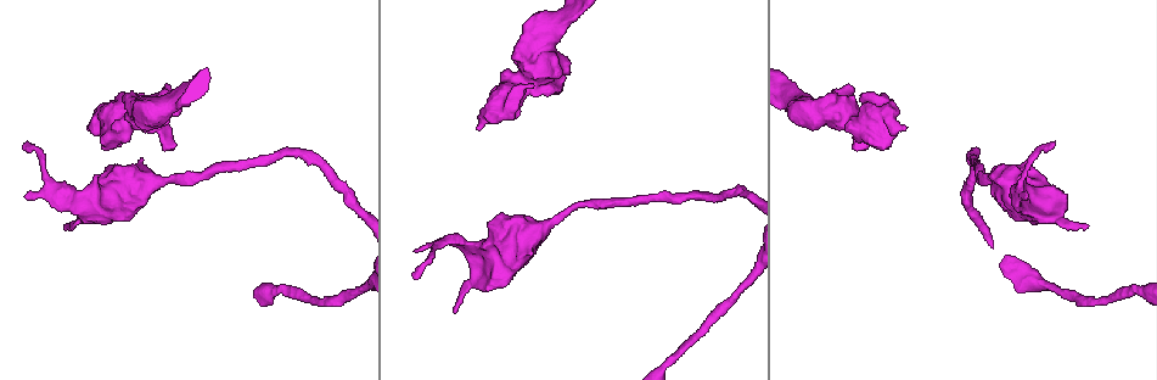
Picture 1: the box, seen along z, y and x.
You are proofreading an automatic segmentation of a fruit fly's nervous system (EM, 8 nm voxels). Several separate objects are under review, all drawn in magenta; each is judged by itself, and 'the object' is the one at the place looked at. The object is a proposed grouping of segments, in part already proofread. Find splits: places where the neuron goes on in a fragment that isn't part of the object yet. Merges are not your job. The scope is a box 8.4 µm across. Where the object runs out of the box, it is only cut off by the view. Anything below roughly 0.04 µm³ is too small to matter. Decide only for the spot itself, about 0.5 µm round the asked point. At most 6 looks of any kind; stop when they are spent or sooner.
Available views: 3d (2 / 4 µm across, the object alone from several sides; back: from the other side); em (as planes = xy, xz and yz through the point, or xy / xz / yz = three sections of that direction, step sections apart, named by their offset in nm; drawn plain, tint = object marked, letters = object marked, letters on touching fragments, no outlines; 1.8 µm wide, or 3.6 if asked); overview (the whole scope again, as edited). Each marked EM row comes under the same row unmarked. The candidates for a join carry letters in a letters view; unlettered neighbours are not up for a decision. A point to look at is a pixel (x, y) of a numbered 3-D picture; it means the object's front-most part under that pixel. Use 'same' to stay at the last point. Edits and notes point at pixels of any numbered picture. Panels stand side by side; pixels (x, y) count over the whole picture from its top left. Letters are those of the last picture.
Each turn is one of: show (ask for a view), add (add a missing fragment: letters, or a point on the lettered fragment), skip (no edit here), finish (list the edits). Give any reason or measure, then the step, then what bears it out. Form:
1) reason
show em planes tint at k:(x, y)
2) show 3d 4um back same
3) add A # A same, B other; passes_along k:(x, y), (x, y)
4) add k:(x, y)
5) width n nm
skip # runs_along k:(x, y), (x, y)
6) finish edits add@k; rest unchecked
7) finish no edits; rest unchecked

branch stops here
show 3d 4um at 1:(88, 129)

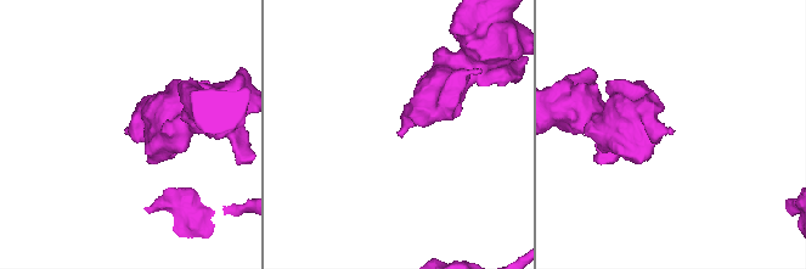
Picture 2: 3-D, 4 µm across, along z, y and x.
shape alone is not enough
show em xz step 4 letters at 2:(671, 131)

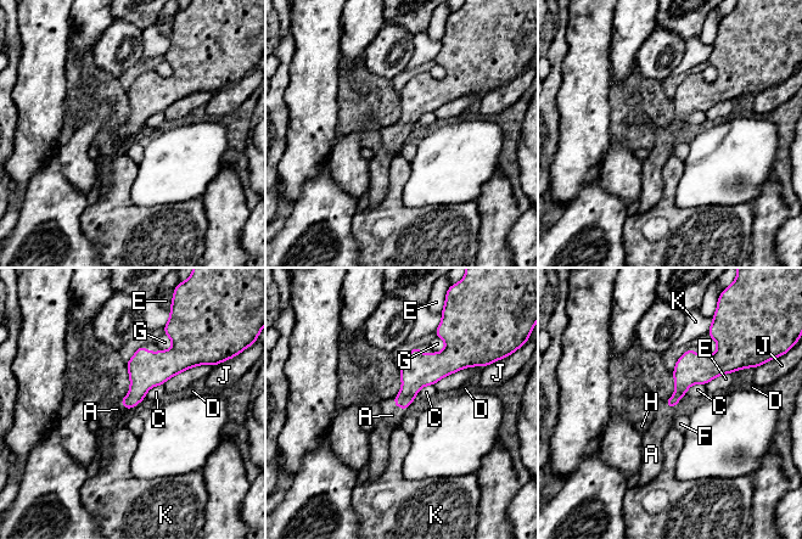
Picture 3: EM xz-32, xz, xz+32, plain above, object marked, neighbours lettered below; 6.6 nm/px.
another direction
show em planes letters same

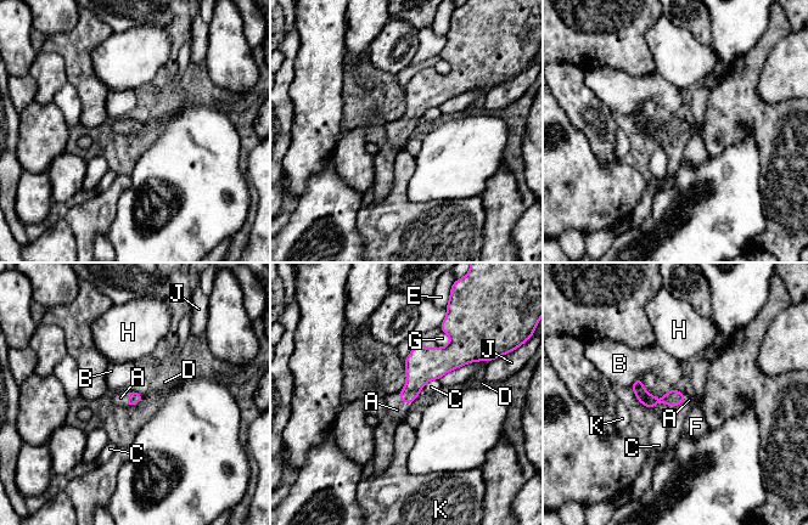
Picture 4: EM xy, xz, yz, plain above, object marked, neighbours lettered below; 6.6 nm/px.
add A # A same, B other, C other, D other, E other, F other, G other, H other, J other, K other; the neuron continues

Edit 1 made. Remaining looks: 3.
show overview

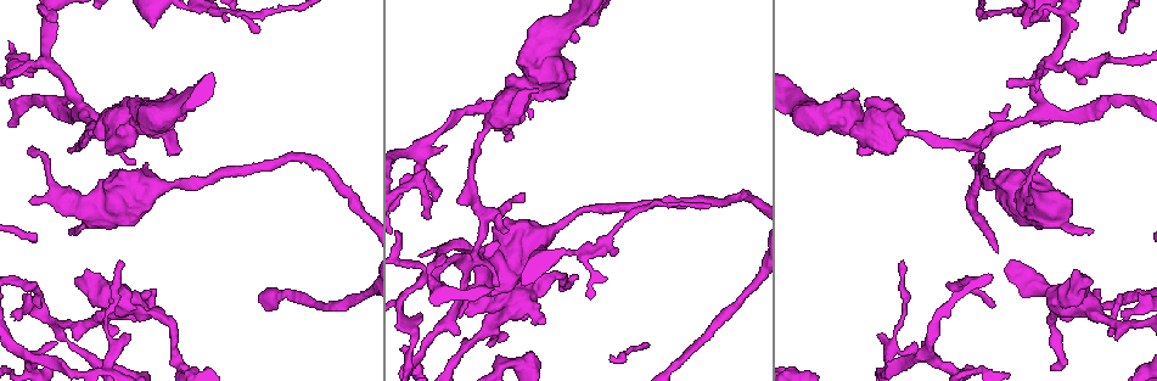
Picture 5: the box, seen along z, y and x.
thin end
show 3d 2um at 5:(70, 231)

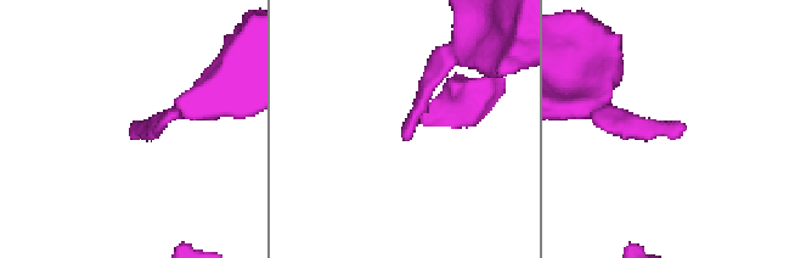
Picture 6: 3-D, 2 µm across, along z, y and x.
now the EM
show em planes letters at 6:(402, 137)

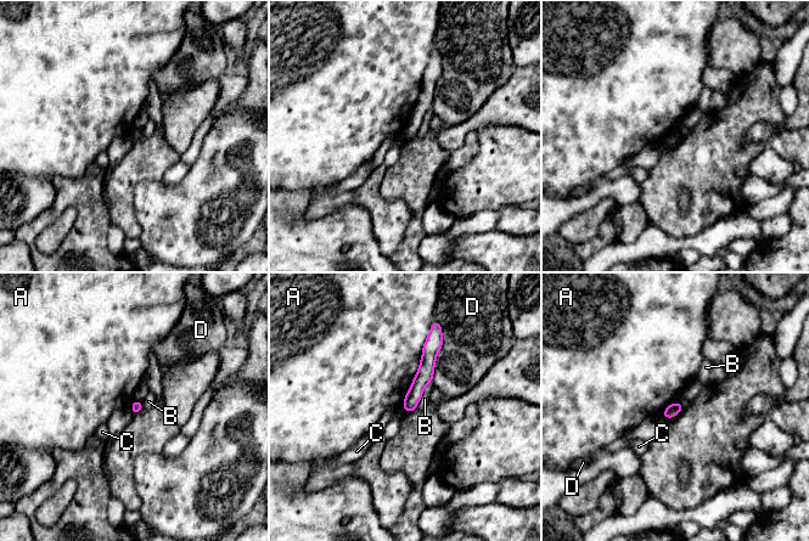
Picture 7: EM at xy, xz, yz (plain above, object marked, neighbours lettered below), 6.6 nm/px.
width 80 nm
skip # A other, B other, C other, D other; no lettered fragment goes on from it

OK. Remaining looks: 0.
finish edits add@4; rest unchecked

